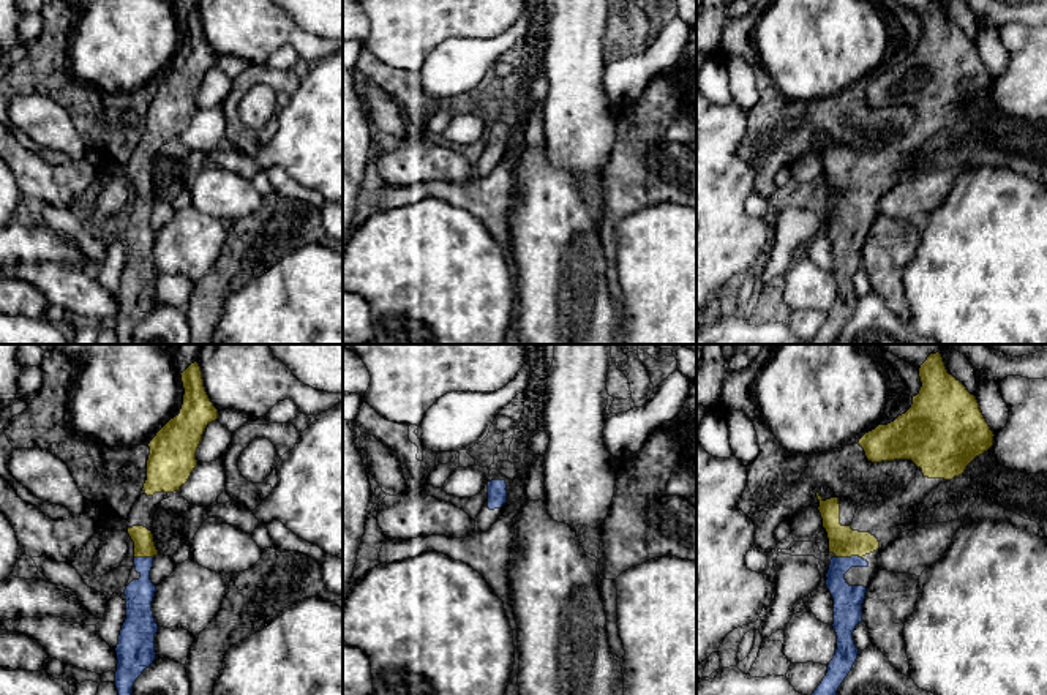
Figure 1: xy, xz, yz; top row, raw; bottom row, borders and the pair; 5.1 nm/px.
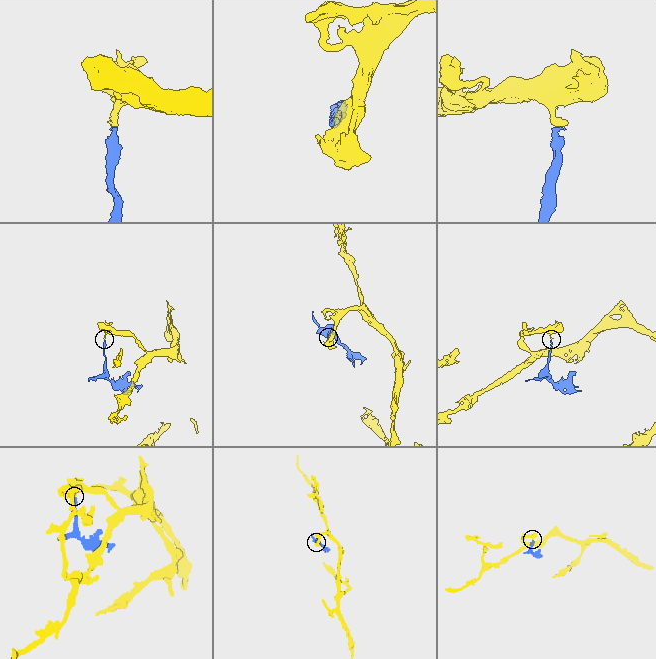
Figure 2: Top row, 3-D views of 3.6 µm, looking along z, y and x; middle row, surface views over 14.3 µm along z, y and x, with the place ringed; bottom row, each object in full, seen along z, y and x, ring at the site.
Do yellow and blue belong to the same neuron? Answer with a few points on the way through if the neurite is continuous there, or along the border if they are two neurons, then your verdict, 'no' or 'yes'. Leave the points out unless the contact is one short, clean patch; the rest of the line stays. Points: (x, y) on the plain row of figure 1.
yes

